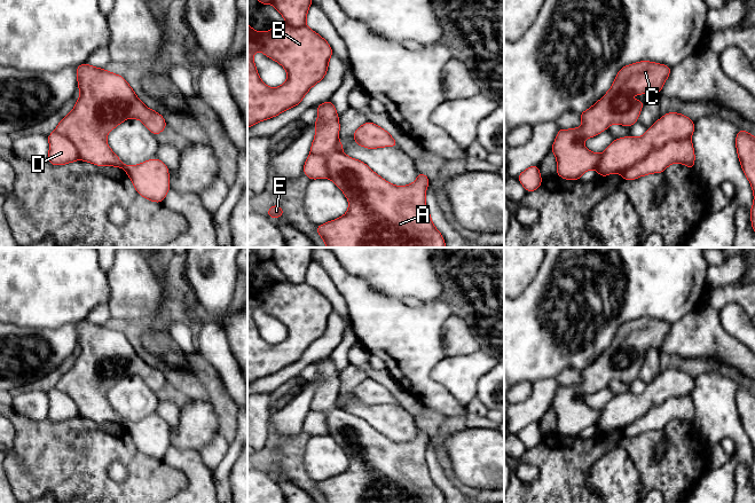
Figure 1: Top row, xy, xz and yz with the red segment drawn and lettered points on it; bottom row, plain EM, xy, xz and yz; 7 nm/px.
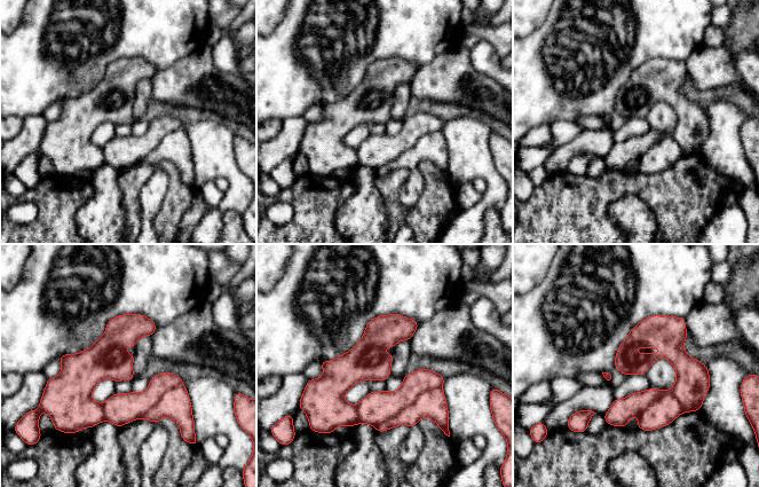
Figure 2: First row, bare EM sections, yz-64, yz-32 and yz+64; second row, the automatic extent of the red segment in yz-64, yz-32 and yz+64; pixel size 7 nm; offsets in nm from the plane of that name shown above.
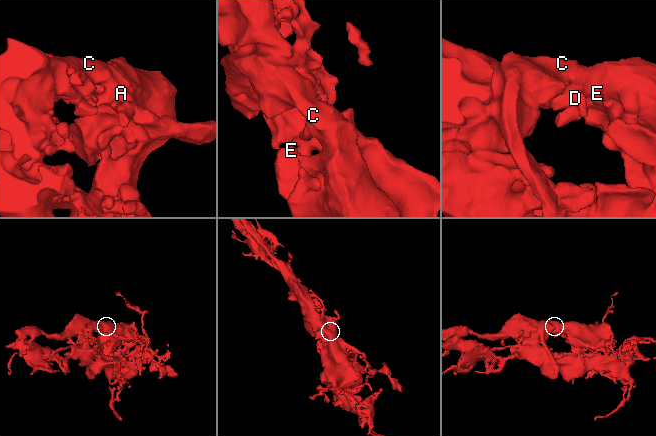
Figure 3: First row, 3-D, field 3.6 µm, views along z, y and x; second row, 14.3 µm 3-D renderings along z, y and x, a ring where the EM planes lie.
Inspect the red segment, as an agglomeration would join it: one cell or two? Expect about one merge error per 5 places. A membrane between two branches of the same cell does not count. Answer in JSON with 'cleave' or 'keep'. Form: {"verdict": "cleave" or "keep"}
{"verdict": "keep"}

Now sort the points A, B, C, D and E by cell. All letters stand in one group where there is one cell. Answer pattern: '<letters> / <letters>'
A B C D E

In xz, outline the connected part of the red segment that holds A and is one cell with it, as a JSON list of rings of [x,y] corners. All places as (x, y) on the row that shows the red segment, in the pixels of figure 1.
[[[331,100],[315,107],[318,118],[314,123],[317,129],[310,147],[310,155],[304,165],[304,174],[310,180],[329,178],[341,189],[348,199],[349,207],[345,215],[316,226],[316,231],[323,238],[328,247],[446,247],[445,238],[432,223],[427,205],[425,203],[428,178],[418,172],[416,181],[404,187],[387,182],[376,174],[368,165],[359,159],[353,159],[343,154],[343,143],[339,137],[339,117]]]

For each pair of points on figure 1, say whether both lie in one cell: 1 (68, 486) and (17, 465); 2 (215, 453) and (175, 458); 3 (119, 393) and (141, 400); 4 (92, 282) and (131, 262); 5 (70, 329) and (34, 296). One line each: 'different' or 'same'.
1: same
2: different
3: same
4: different
5: different

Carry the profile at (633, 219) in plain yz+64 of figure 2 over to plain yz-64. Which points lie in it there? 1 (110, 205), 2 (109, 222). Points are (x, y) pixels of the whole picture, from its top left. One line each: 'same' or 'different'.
1: same
2: same

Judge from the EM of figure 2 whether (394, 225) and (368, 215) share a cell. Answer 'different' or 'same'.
different

